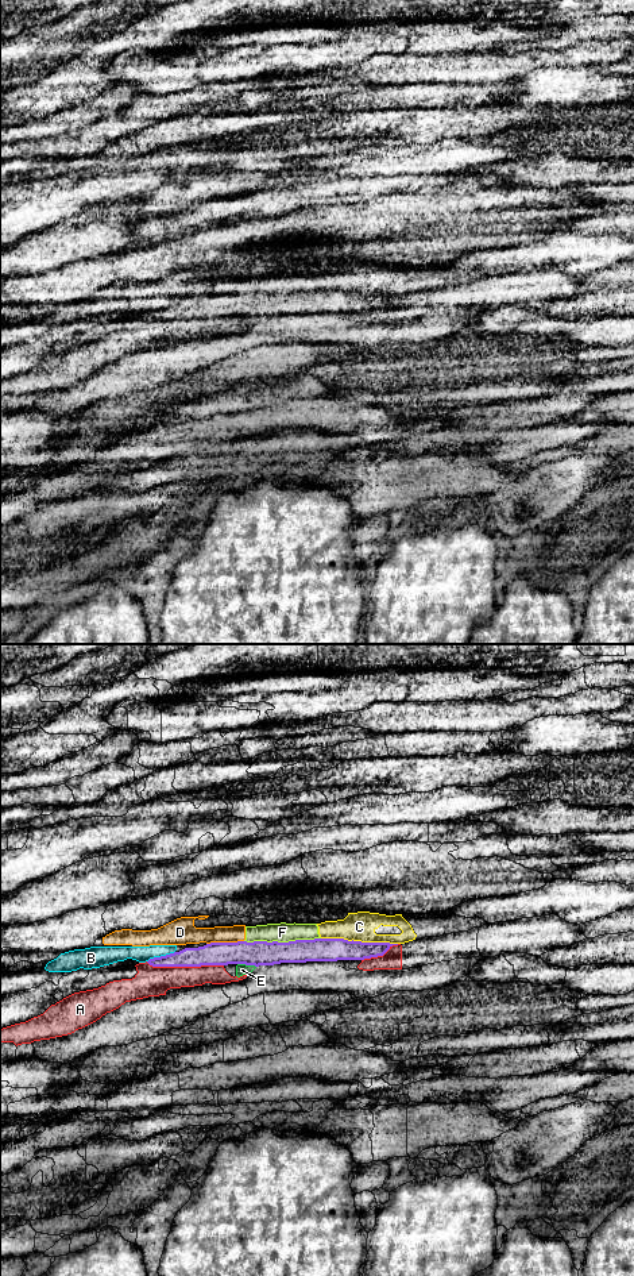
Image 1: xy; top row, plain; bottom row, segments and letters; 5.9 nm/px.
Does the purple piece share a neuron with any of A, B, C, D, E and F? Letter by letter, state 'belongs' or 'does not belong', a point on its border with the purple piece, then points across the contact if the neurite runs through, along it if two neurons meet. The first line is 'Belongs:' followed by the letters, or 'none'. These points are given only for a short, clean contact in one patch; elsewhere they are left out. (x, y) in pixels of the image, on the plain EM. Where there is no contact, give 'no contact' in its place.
Belongs: none
A: does not belong; contact xy (185, 317)
B: does not belong; contact xy (161, 308); border xy (174, 303), (154, 308), (147, 313)
C: does not belong; contact xy (359, 293)
D: does not belong; contact xy (224, 295); border xy (243, 292), (211, 293), (207, 296)
E: does not belong; contact xy (247, 316)
F: does not belong; contact xy (282, 295)

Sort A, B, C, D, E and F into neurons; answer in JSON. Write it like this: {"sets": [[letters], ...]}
{"sets": [["A"], ["B", "C", "D", "F"], ["E"]]}

